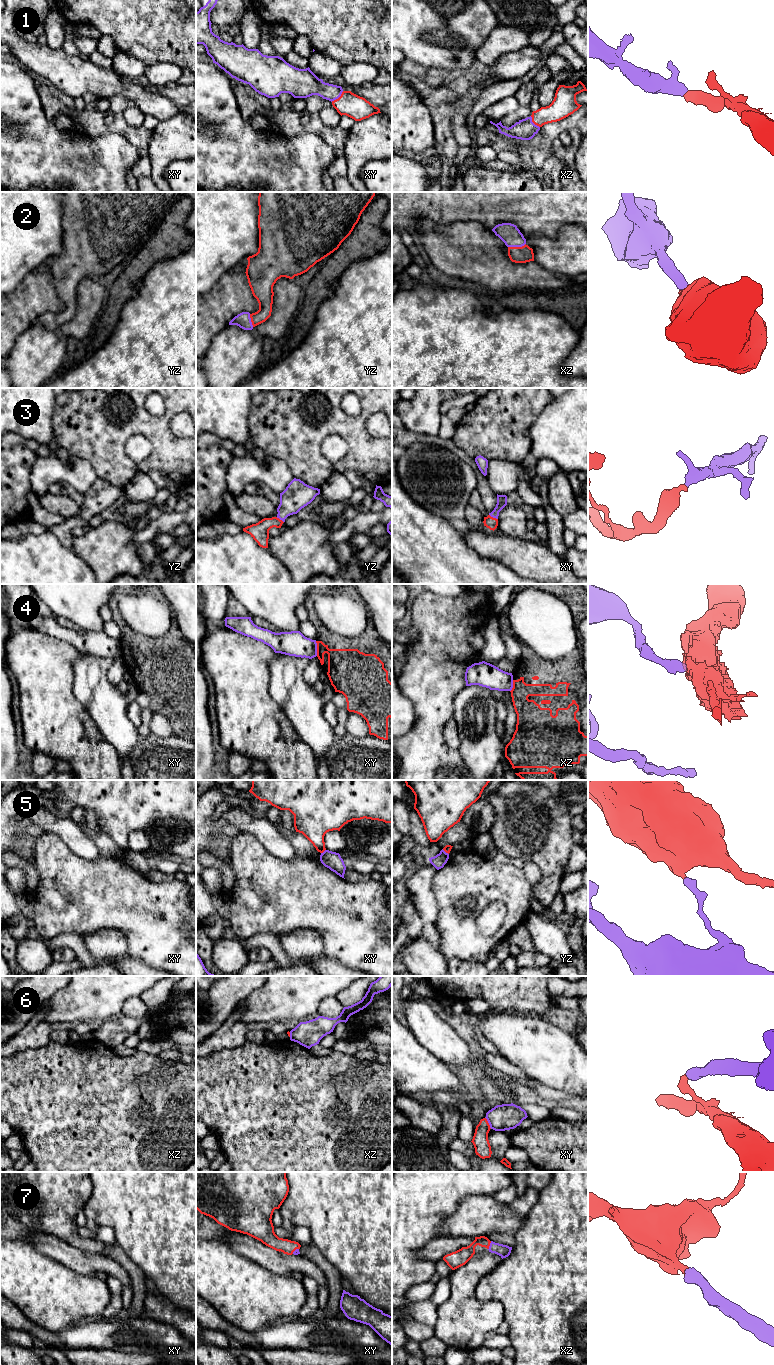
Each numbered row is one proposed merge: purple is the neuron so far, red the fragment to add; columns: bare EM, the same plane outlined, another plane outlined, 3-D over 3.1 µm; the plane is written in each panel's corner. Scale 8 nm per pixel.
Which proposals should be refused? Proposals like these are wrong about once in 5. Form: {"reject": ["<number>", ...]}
{"reject": ["4", "5", "6"]}

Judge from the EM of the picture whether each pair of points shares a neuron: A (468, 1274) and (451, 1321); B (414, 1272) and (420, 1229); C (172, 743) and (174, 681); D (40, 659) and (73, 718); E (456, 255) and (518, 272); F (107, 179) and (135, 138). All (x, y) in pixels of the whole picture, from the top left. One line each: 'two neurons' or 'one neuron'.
A: one neuron
B: one neuron
C: two neurons
D: one neuron
E: one neuron
F: two neurons

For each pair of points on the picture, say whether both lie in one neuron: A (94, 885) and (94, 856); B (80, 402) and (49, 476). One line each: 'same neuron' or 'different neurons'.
A: different neurons
B: different neurons

